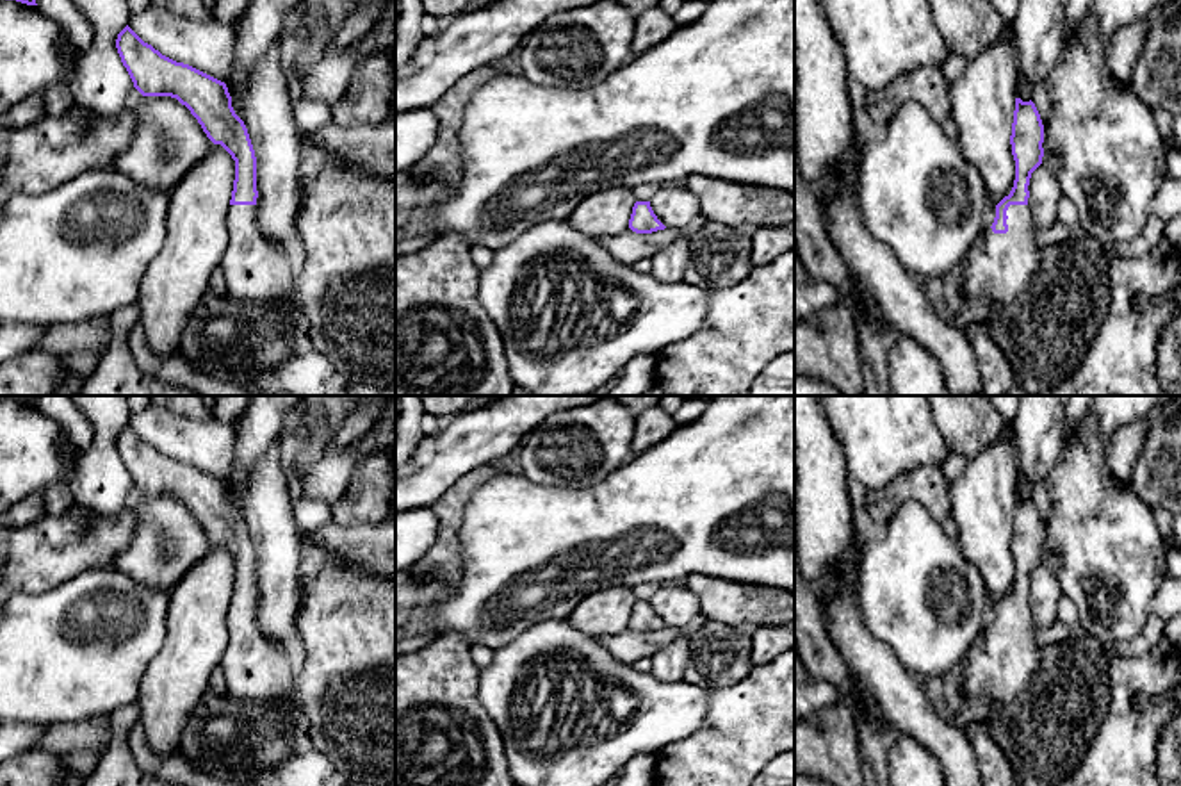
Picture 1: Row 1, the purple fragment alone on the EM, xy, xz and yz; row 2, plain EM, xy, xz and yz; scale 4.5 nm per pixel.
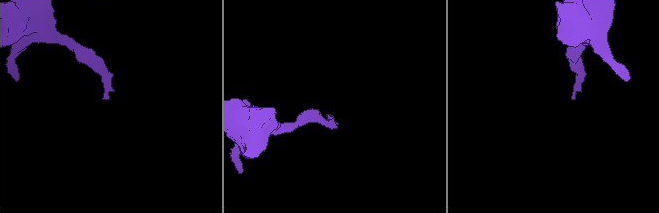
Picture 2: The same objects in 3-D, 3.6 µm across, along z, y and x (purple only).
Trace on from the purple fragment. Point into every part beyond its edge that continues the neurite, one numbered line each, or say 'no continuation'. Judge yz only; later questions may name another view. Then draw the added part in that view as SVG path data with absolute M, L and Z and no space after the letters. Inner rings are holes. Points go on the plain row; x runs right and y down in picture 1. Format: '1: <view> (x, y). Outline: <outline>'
1: yz (996, 665). Outline: M1010 604L1006 633L987 627L964 658L960 681L971 697L992 700L990 722L1015 699L1026 684L1042 651L1037 645L1037 624L1028 604ZM989 722L989 724L990 724Z

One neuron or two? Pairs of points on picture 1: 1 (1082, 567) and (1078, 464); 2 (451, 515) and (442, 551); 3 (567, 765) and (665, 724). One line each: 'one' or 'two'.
1: one
2: one
3: one

